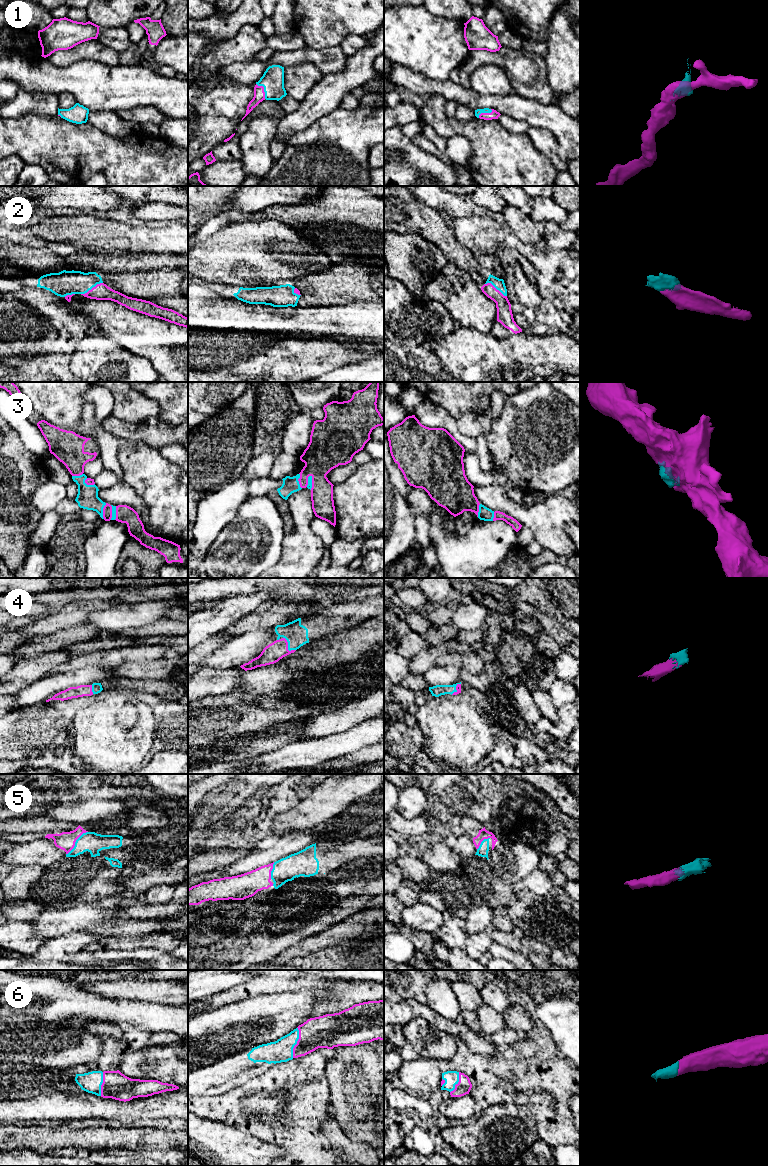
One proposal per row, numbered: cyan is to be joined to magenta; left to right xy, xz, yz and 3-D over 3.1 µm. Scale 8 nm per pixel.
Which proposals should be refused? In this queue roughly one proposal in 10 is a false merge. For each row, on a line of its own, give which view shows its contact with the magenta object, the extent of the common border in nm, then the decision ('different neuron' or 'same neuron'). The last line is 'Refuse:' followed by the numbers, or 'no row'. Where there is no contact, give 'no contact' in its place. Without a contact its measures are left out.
1: xz | 150 nm | same neuron
2: xy | 200 nm | same neuron
3: xy | 130 nm | same neuron
4: xz | 150 nm | same neuron
5: xy | 260 nm | same neuron
6: xz | 260 nm | same neuron
Refuse: no row

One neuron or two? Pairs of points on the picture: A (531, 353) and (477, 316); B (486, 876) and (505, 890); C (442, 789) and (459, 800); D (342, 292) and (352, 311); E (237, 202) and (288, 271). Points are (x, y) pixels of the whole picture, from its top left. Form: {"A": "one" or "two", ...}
{"A": "two", "B": "one", "C": "one", "D": "two", "E": "two"}

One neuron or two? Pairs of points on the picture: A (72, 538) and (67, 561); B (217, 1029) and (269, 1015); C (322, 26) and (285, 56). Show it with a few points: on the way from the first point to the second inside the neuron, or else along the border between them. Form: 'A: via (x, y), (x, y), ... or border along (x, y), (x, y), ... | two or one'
A: via (67, 544), (67, 555) | one
B: via (230, 1029), (256, 1021) | one
C: border along (305, 45), (311, 48), (328, 48) | two

